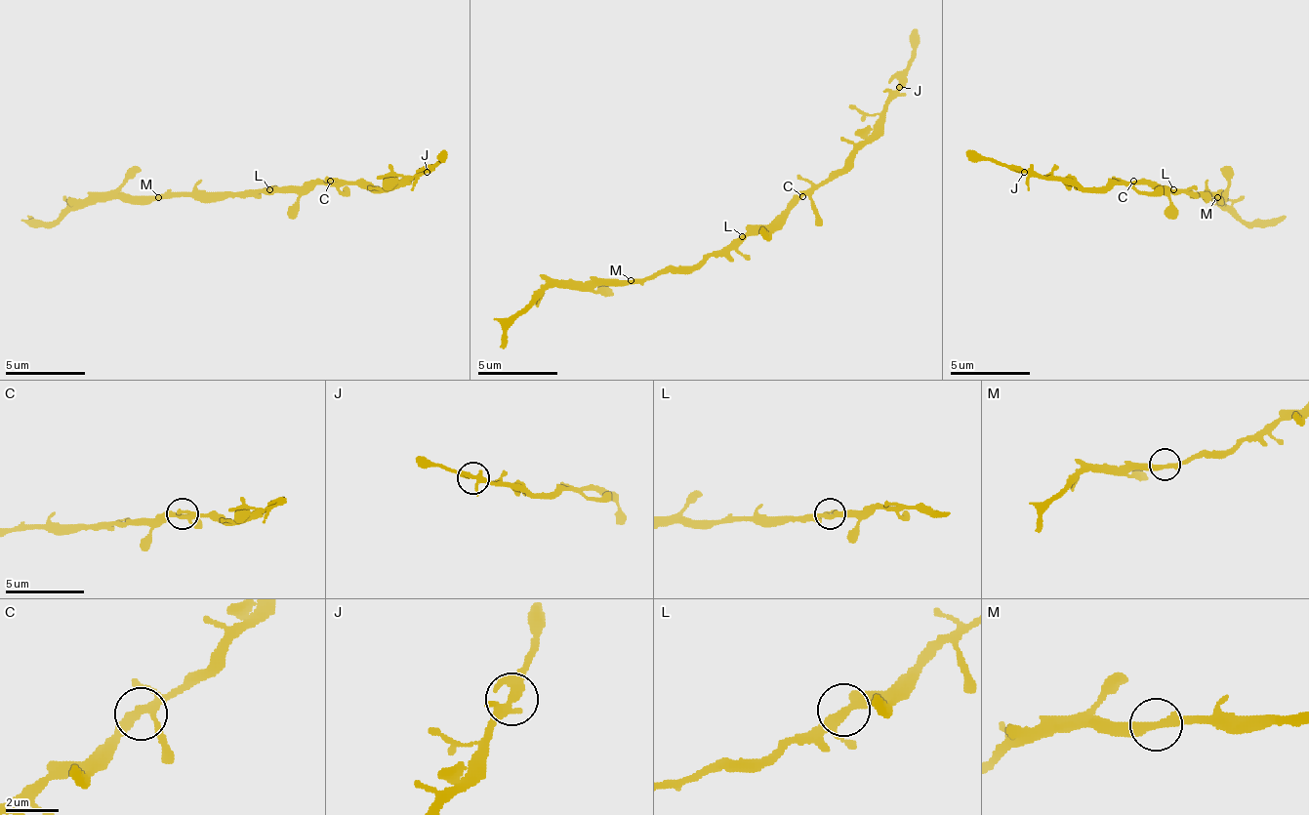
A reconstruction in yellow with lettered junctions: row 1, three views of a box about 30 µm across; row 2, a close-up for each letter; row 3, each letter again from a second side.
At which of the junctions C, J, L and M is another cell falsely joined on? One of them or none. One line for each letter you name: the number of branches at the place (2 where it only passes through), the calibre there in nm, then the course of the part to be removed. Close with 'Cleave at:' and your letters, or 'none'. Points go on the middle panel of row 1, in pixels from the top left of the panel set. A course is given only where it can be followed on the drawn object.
Cleave at: none

